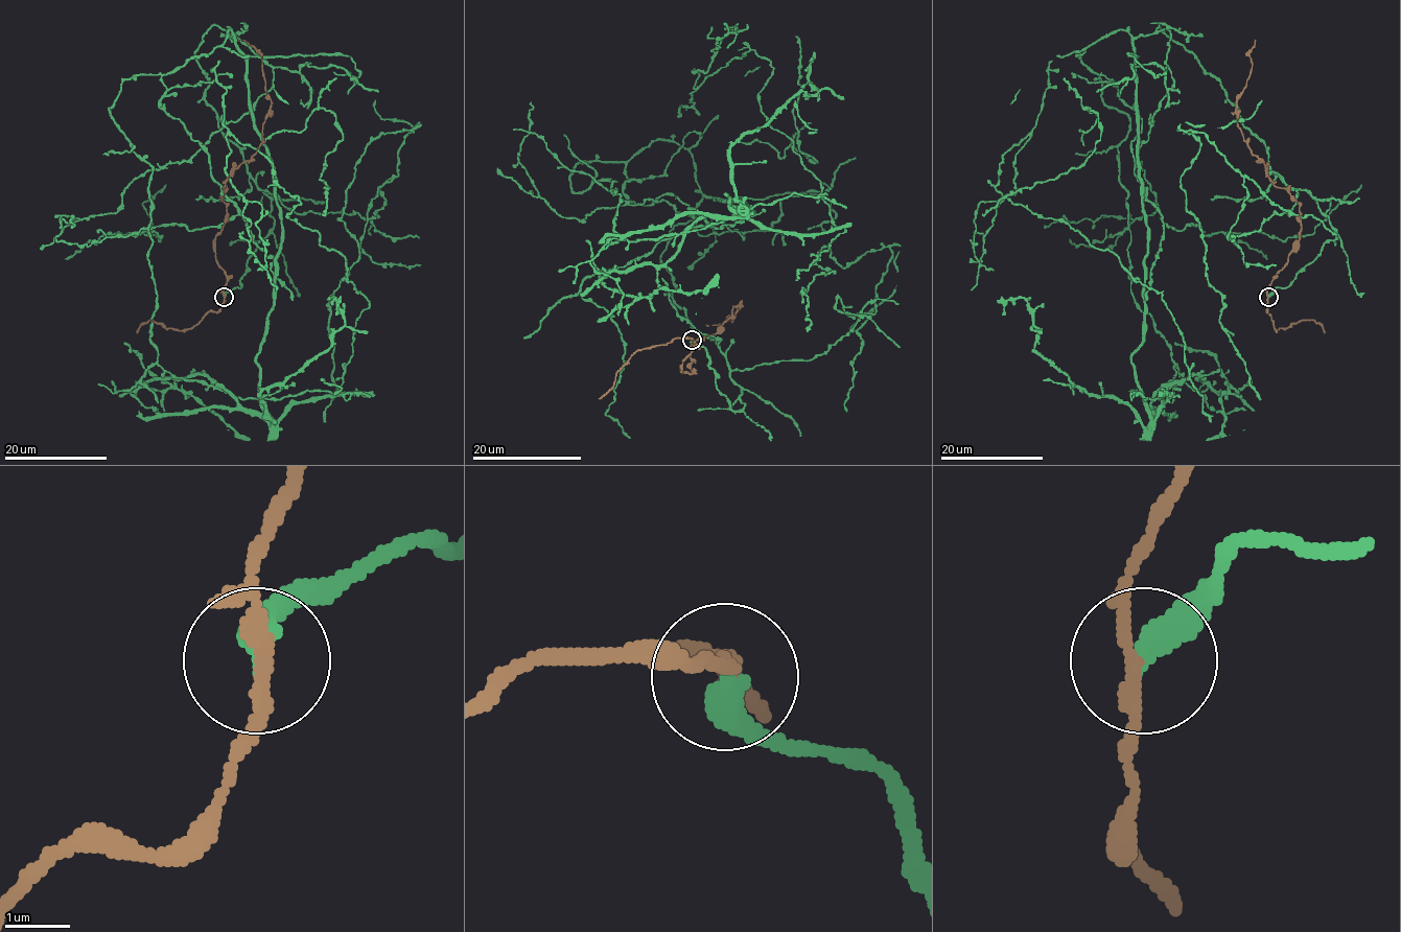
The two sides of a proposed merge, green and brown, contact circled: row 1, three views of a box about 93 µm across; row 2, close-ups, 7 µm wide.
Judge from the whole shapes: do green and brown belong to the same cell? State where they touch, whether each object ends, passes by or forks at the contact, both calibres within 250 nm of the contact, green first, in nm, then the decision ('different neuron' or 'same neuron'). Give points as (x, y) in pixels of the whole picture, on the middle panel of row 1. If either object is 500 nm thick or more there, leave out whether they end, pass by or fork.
place (692, 340); green ends; brown passes by; calibres 440 and 220 nm; different neuron

